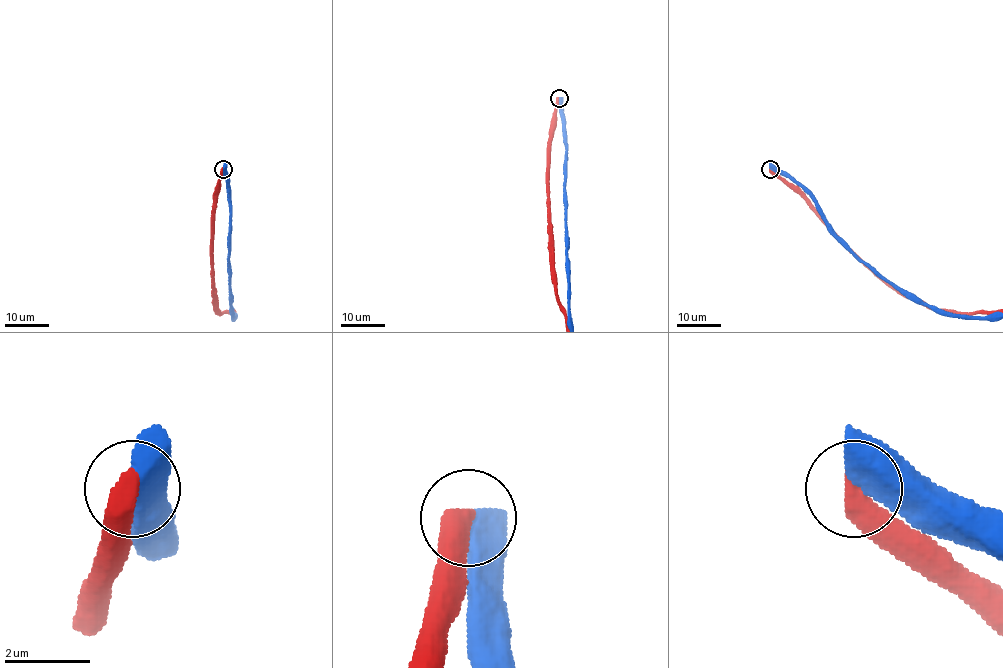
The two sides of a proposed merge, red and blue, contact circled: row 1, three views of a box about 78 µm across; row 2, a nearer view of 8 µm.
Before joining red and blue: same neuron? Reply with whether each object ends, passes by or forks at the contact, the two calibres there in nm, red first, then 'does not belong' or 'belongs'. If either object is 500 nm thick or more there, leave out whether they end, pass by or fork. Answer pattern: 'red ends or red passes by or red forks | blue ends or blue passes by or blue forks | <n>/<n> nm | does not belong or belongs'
550/700 nm | does not belong

